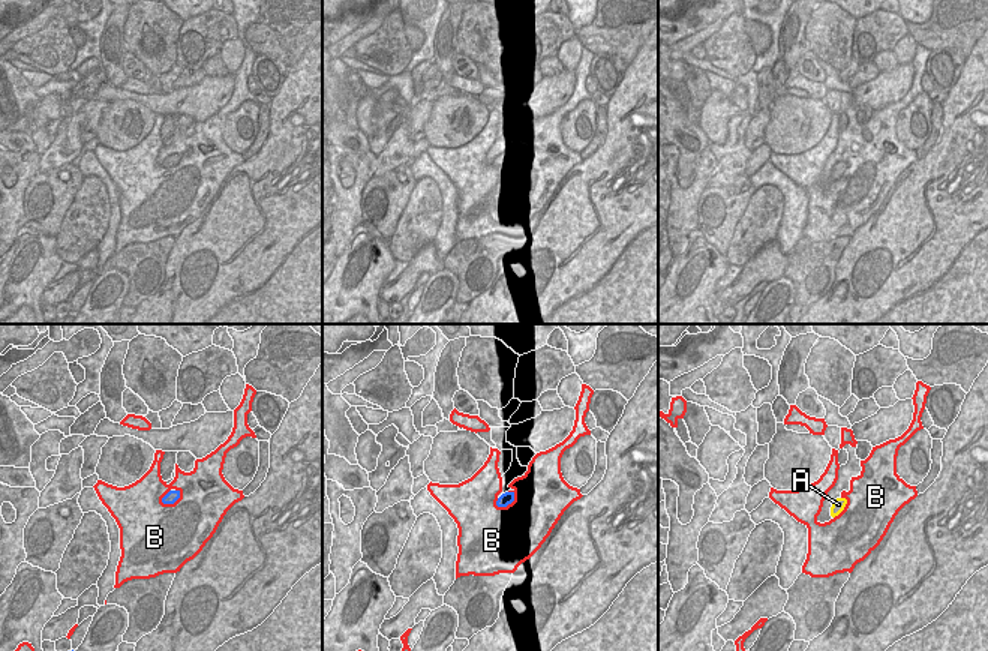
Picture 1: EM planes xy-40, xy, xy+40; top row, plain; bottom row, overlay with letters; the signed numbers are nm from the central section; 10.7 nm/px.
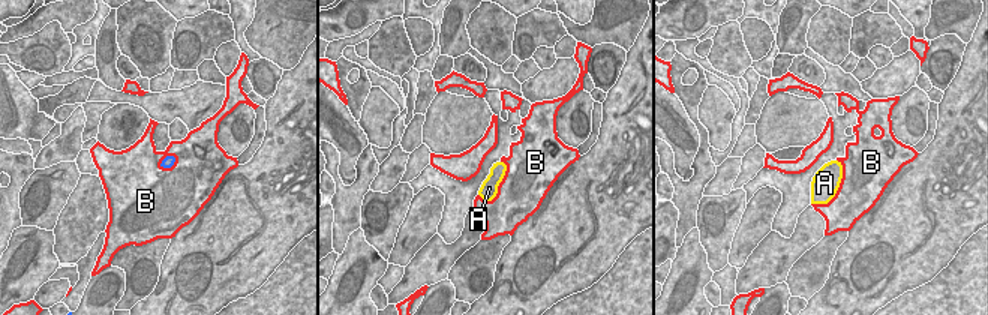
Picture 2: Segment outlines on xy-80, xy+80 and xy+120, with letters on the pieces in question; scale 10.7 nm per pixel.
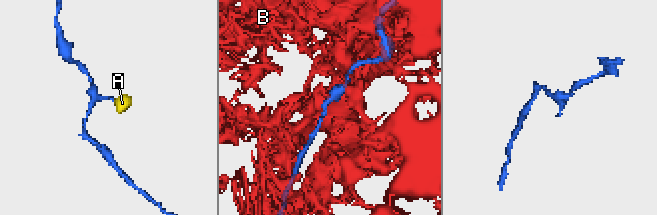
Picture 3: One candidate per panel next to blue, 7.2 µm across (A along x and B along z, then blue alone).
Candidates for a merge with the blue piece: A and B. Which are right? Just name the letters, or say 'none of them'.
A

